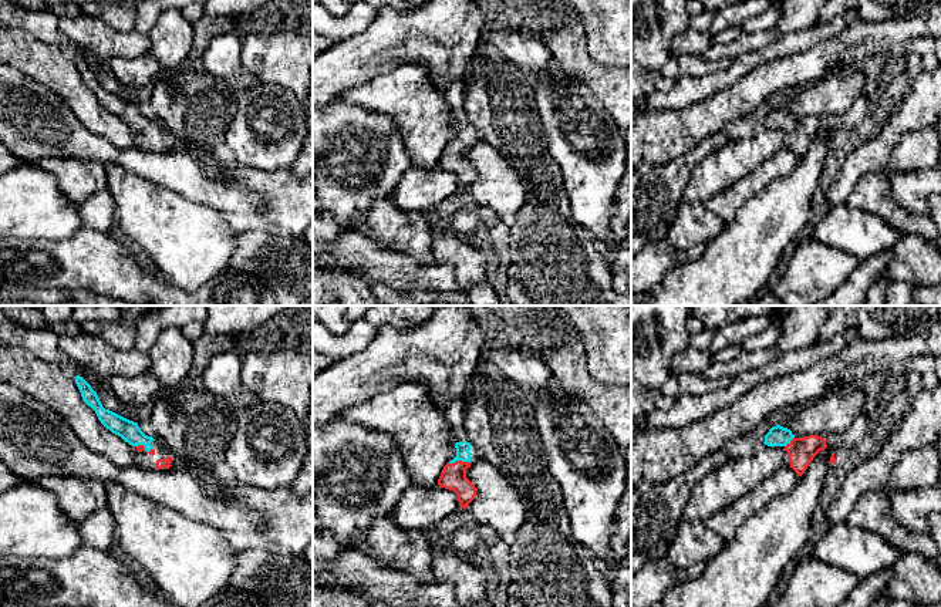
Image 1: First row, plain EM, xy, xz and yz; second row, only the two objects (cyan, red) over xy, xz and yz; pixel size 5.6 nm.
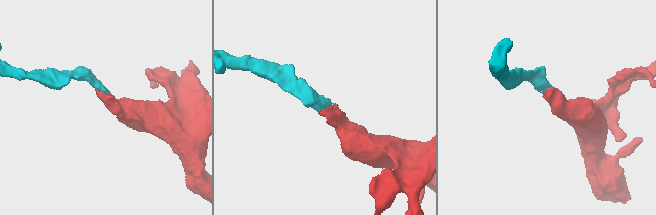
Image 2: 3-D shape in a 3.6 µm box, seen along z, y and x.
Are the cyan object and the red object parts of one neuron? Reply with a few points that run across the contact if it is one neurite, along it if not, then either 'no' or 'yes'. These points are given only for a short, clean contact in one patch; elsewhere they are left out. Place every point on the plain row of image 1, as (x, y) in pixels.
line xz (462, 130), (458, 141), (454, 157); yes

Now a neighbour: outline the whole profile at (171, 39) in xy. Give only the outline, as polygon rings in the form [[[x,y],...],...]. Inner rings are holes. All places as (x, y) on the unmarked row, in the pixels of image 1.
[[[181,9],[163,10],[148,34],[149,53],[161,68],[178,68],[185,64],[193,44],[193,24]]]

